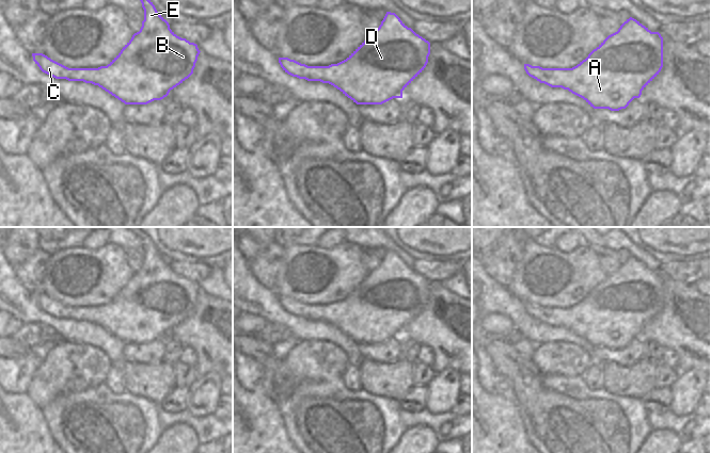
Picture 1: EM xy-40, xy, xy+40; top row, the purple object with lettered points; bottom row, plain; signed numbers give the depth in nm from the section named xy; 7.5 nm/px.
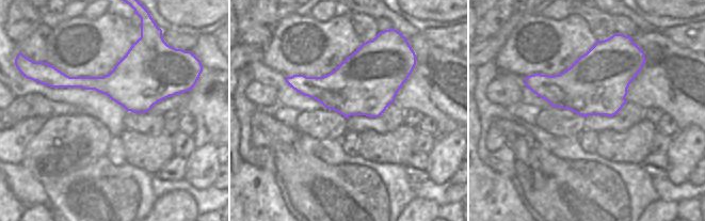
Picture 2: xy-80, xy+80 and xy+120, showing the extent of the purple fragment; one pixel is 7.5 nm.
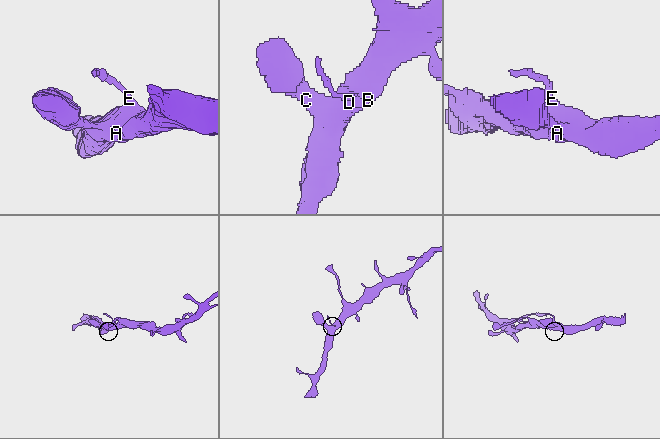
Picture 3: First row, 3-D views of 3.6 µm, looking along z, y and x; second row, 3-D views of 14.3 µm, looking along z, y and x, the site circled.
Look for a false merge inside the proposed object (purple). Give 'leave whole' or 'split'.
leave whole

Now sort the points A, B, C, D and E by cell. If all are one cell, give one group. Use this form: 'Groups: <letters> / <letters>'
Groups: A B C D E

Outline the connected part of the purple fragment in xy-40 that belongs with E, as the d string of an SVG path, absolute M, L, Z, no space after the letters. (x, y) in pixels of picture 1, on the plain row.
M127 227L140 238L144 259L139 271L123 286L107 304L98 307L68 307L43 292L32 292L40 308L56 317L68 320L83 320L98 324L125 343L147 343L167 336L171 328L183 322L192 312L200 293L198 284L177 275L169 261L157 250L153 241L139 228Z

